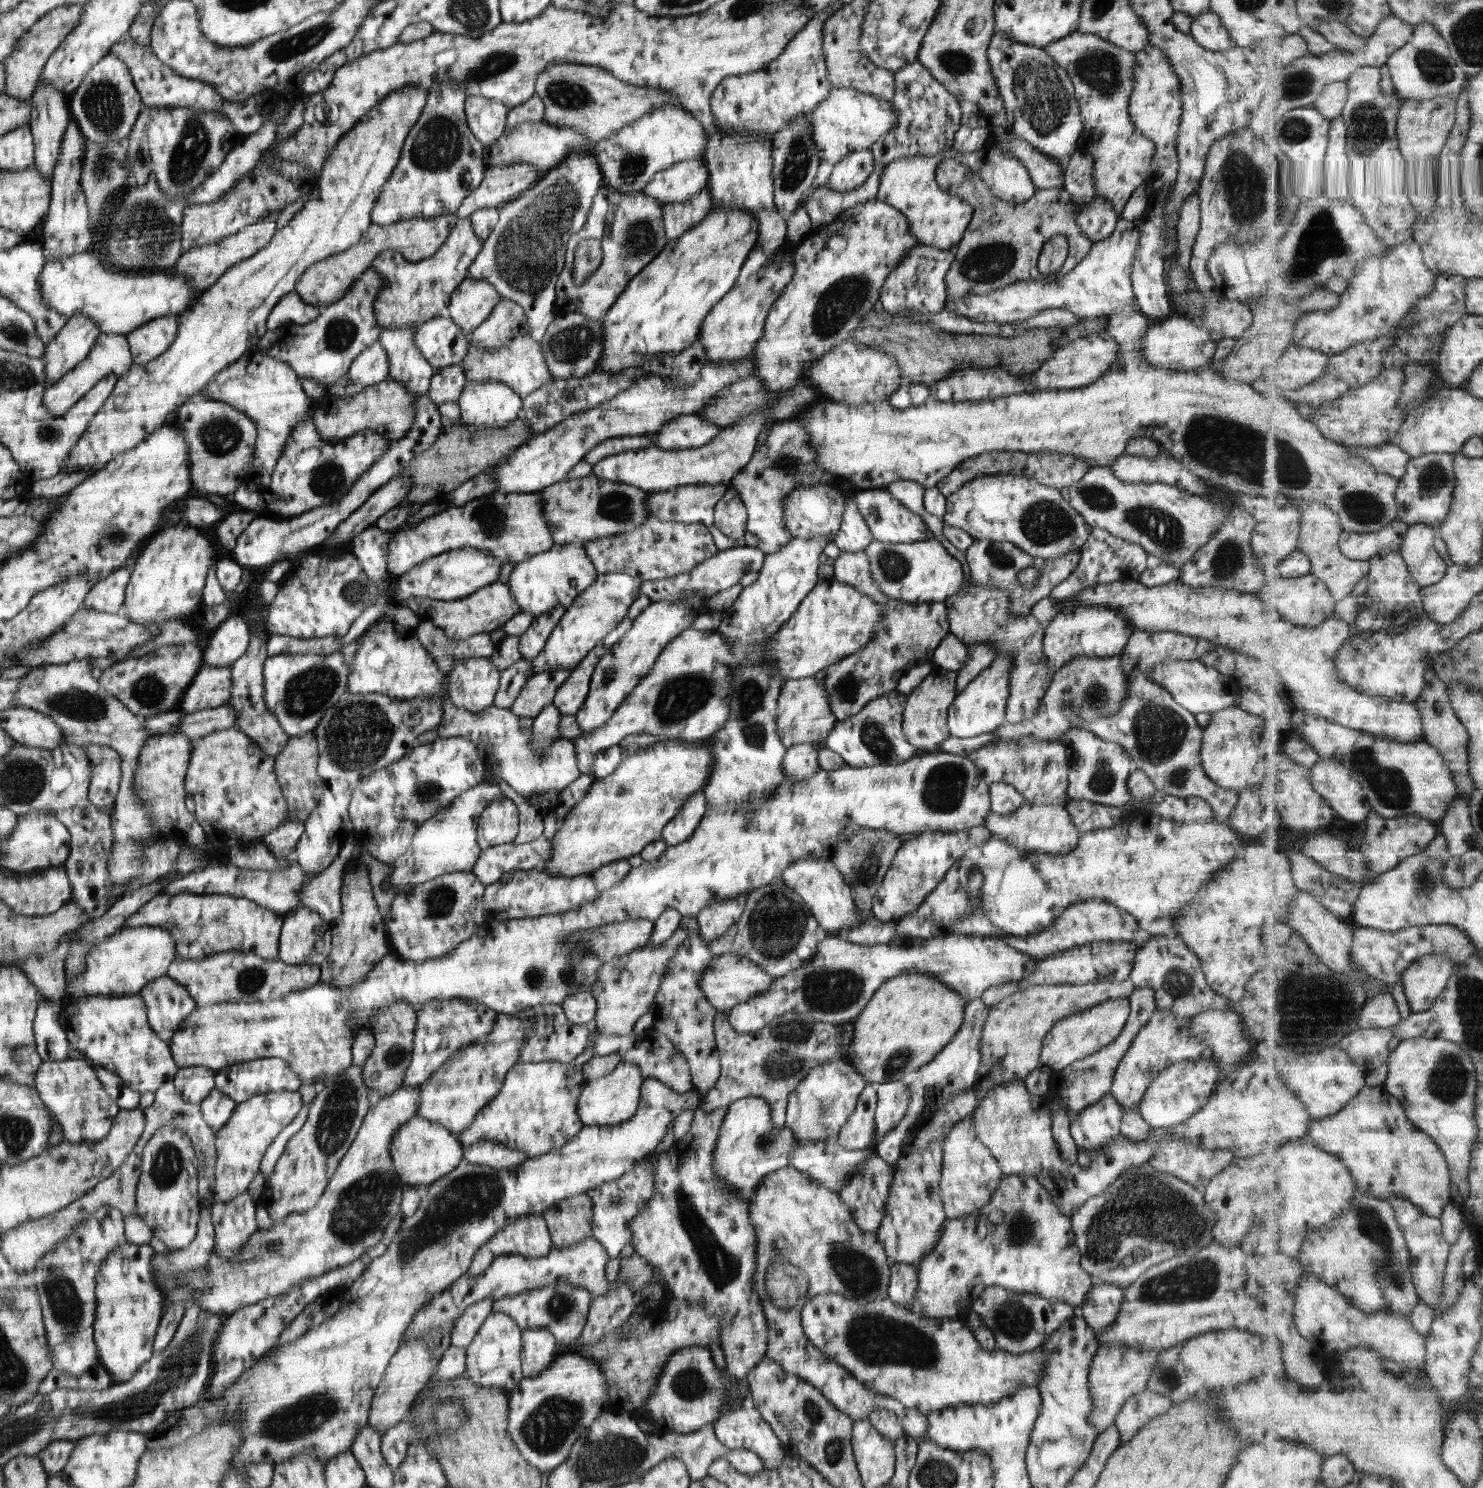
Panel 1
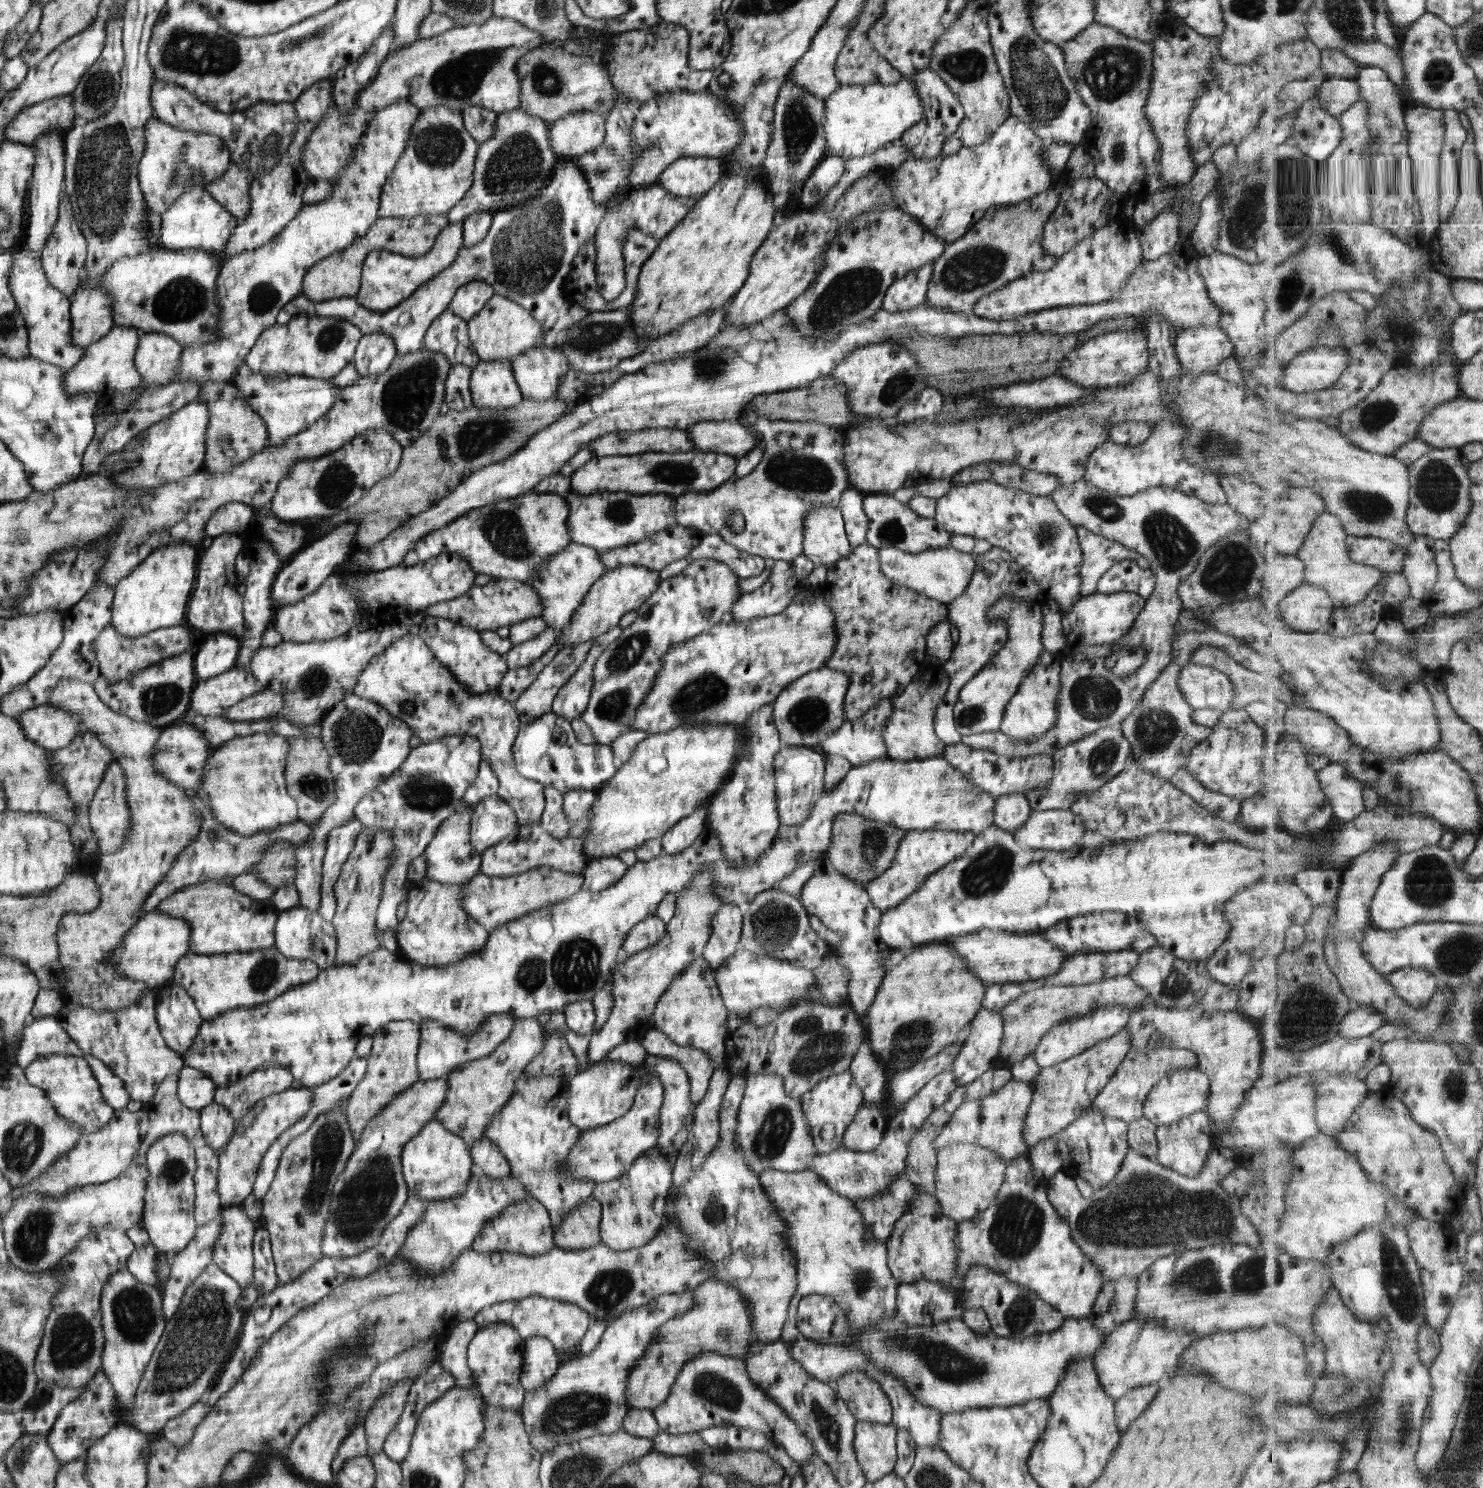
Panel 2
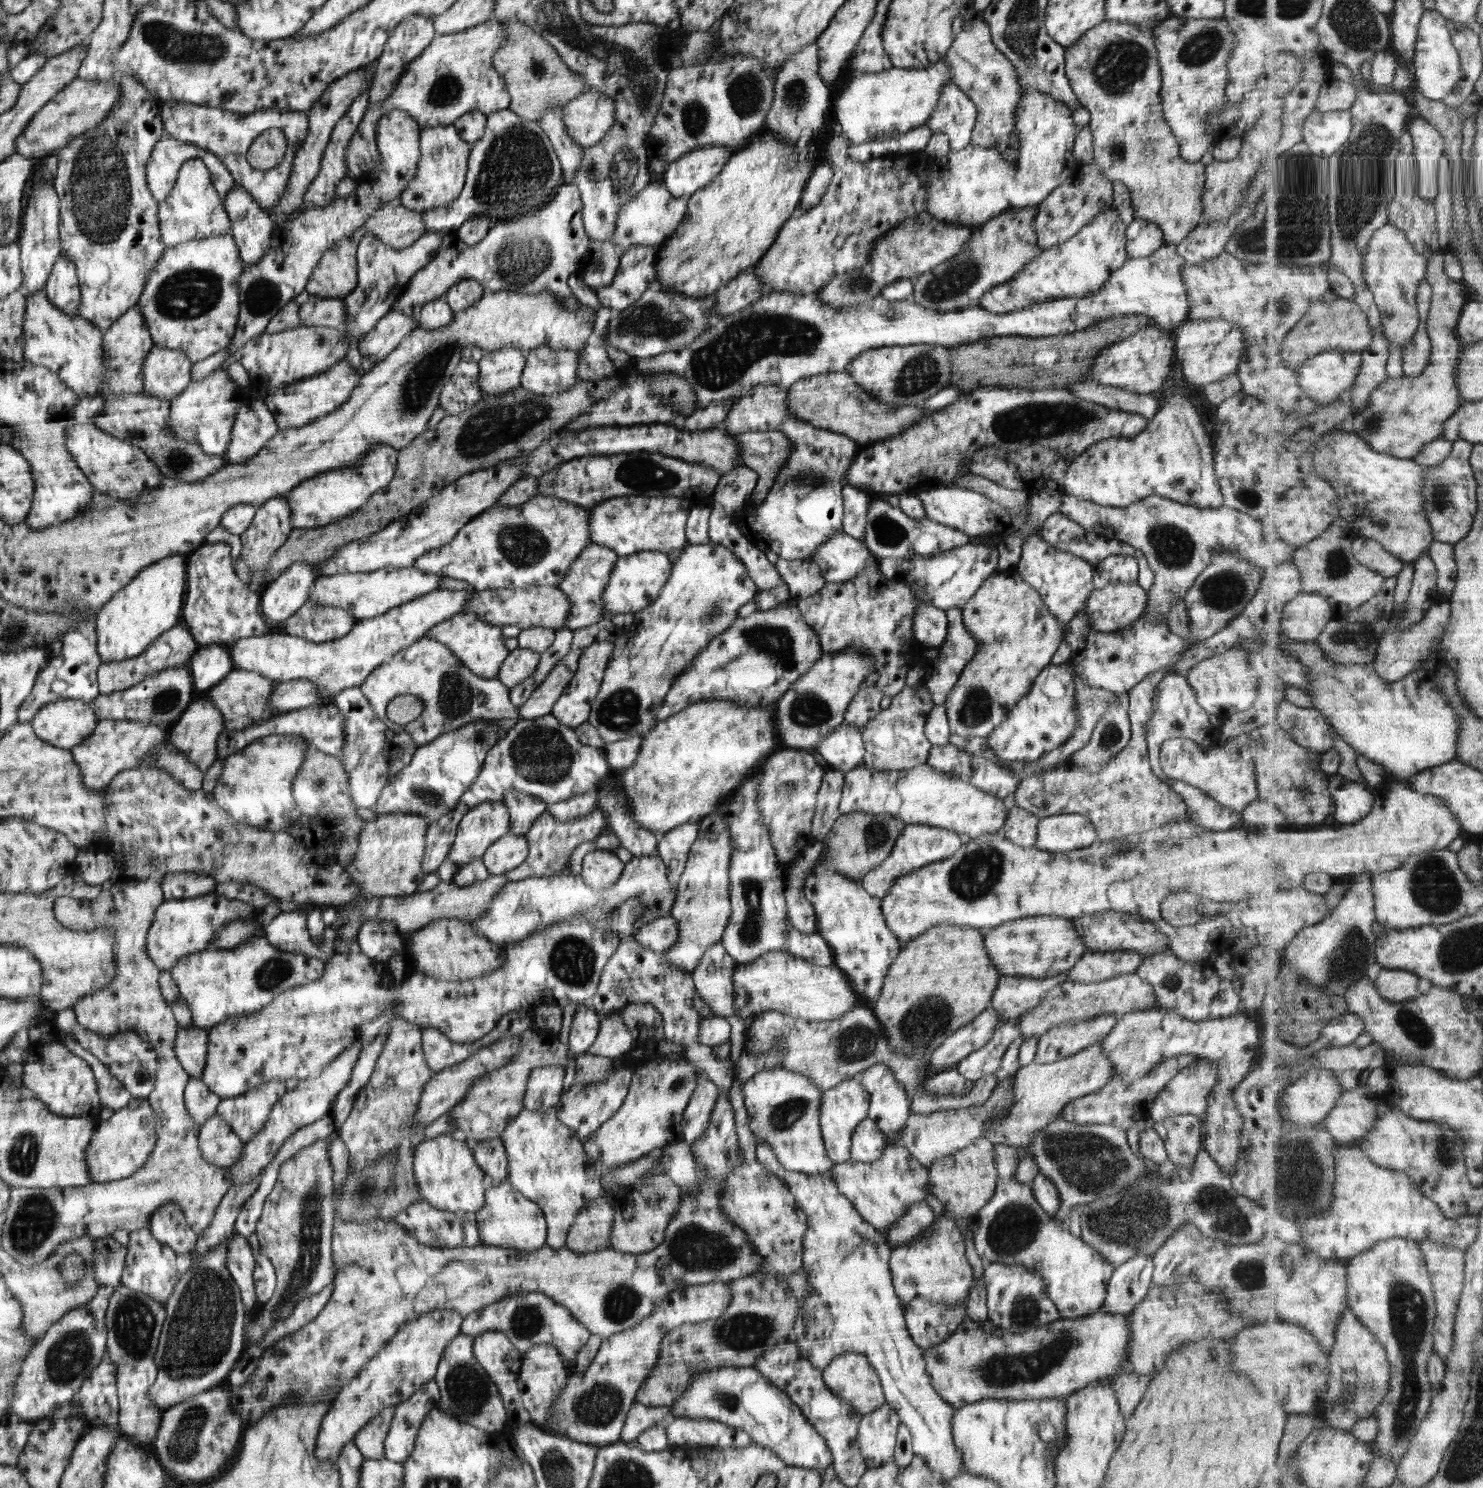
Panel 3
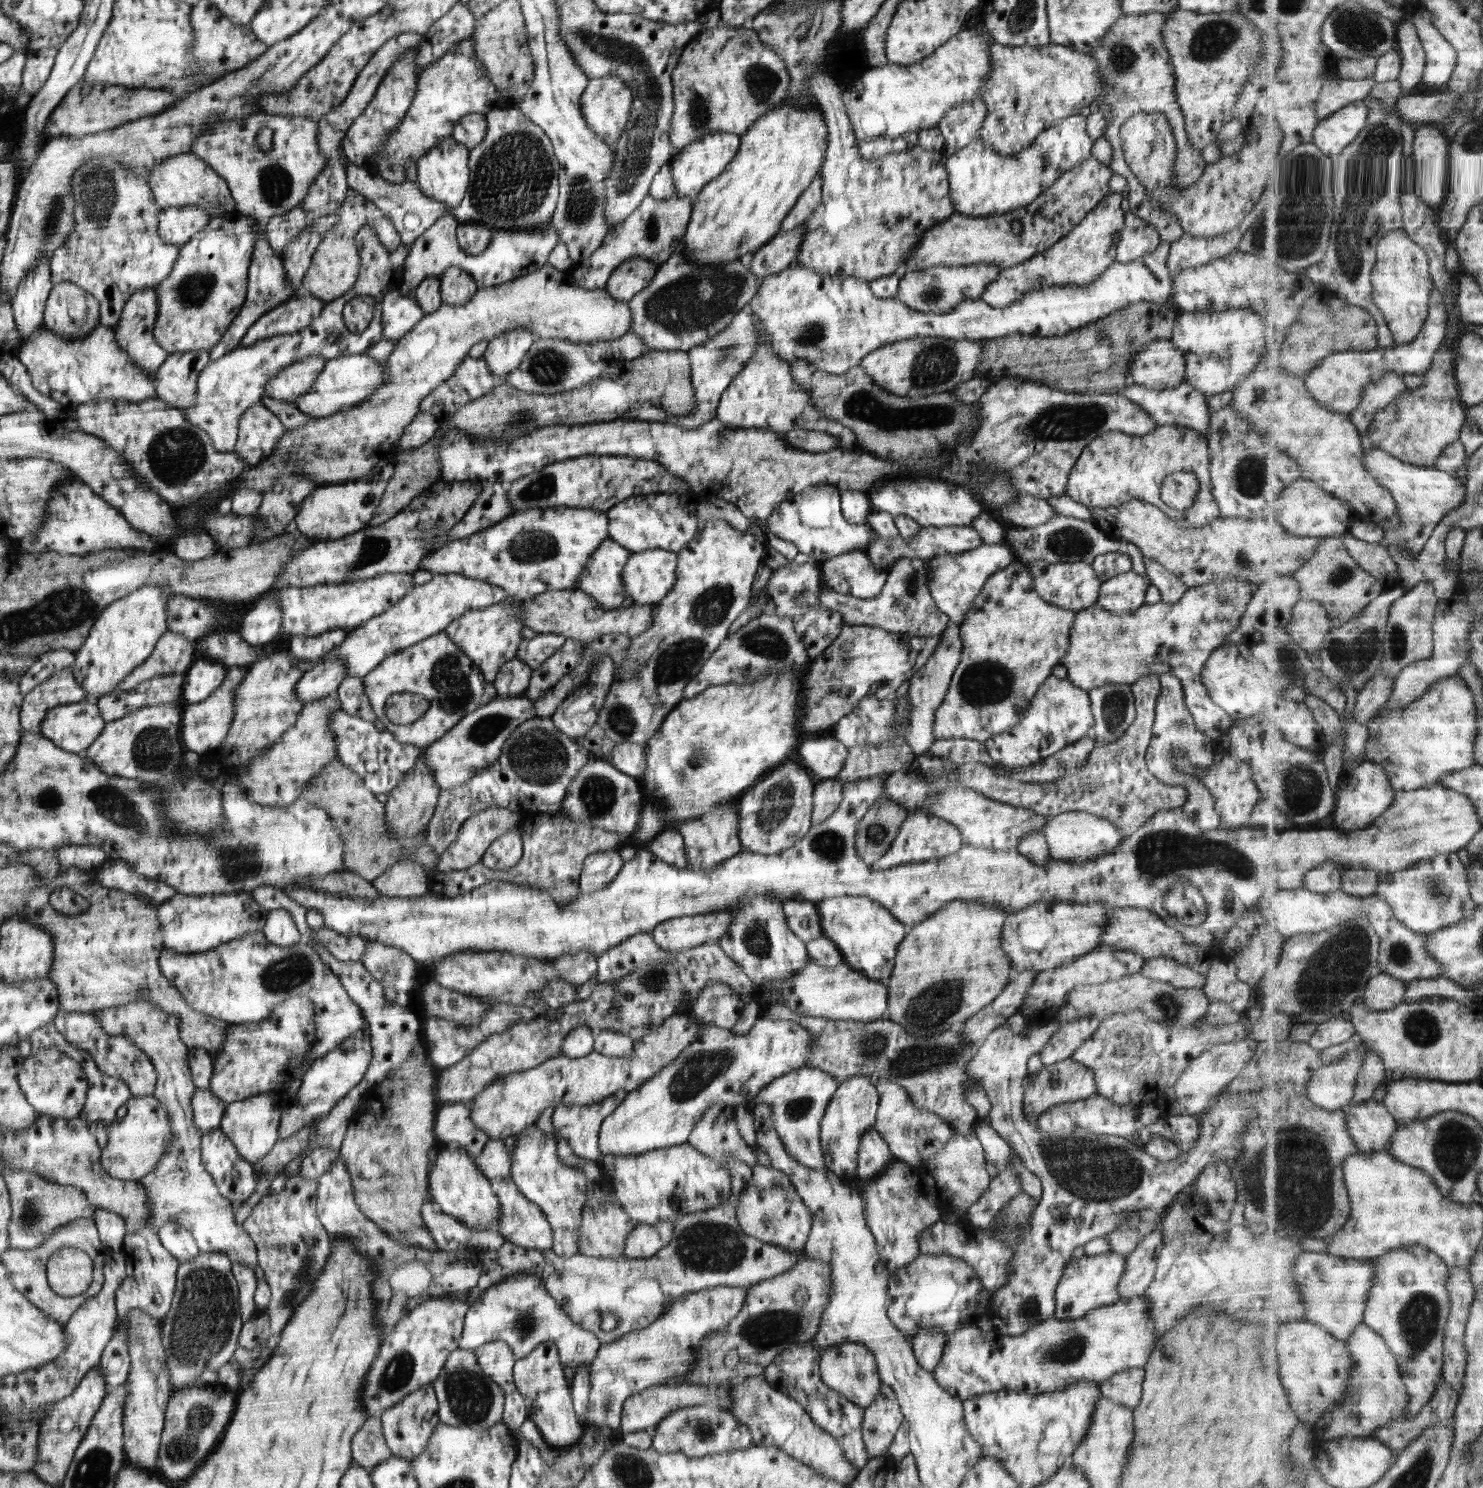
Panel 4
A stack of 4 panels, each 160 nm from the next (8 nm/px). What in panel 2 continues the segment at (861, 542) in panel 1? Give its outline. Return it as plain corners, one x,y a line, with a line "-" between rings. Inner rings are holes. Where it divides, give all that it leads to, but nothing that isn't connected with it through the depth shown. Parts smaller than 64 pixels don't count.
849,487
841,493
838,501
844,533
851,548
855,548
865,540
868,520
862,509
864,494
864,492

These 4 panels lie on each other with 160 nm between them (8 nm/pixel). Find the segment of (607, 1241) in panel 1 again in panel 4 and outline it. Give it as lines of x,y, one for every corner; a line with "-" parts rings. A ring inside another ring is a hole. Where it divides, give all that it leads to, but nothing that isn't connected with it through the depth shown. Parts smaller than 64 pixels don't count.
661,1221
657,1225
635,1223
623,1244
623,1255
633,1259
654,1256
669,1243
673,1225
671,1221

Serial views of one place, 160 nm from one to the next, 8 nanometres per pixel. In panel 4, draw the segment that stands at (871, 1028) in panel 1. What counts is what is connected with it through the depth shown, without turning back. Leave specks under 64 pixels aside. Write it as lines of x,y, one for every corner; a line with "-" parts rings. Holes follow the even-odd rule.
954,900
946,902
929,917
907,929
898,944
886,985
885,1018
896,1022
906,1033
931,1040
946,1030
960,1026
989,1004
1003,990
1013,973
1008,956
1000,947
1000,930
1006,915
1003,909
989,903

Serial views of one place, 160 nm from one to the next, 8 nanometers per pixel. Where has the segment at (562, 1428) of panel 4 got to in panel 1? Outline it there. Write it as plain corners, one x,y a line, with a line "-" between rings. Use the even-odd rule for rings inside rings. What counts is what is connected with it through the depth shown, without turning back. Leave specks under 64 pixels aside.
544,1328
525,1329
520,1332
520,1363
523,1377
545,1370
558,1355
553,1335

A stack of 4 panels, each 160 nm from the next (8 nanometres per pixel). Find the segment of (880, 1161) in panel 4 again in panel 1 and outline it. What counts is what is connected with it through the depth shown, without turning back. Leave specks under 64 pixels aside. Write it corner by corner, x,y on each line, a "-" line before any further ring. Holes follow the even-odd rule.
867,1083
859,1093
853,1112
839,1129
837,1142
847,1150
863,1150
871,1146
875,1109
876,1087
875,1084

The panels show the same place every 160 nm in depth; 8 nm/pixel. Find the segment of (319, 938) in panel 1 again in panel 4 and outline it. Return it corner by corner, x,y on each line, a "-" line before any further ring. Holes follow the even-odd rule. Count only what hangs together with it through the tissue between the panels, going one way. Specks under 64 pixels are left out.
282,908
268,911
261,931
275,946
288,947
302,941
294,917

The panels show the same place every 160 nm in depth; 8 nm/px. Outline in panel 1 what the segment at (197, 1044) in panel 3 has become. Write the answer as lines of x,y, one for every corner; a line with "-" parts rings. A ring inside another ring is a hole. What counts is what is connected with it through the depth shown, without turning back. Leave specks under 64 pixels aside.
166,974
147,984
139,996
146,1003
150,1029
167,1044
174,1030
197,1006
186,988

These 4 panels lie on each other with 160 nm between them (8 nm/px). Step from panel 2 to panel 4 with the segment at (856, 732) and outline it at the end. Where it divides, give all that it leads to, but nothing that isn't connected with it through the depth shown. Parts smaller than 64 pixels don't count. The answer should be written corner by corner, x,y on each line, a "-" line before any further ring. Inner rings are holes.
829,733
800,743
796,748
796,758
807,773
820,781
837,775
848,752
848,748

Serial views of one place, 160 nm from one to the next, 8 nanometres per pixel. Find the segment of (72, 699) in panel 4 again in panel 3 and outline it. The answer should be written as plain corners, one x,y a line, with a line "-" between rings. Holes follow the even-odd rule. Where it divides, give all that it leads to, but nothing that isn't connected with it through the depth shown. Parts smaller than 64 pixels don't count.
92,611
88,618
78,622
74,628
63,635
60,655
51,656
47,661
46,667
34,680
29,696
19,708
17,715
19,723
29,723
39,707
47,704
61,701
61,699
81,700
88,704
99,694
96,670
101,662
95,652
94,616
95,611

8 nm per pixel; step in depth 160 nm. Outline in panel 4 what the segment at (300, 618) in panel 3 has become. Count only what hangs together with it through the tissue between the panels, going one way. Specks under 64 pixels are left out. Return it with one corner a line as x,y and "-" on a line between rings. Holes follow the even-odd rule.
330,630
329,632
319,634
319,636
291,636
289,641
289,651
296,658
305,658
306,662
316,664
333,649
337,648
346,638
346,631

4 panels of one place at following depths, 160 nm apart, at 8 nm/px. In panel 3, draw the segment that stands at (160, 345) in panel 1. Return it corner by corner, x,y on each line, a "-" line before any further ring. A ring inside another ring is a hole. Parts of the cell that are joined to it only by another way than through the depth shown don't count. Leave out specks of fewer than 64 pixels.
153,344
142,365
142,392
171,402
190,384
192,367
182,350

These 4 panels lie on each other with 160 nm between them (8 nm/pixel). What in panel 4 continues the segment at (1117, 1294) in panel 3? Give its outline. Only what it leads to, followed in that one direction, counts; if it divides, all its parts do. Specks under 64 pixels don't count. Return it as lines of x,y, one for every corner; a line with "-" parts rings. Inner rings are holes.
1151,1232
1124,1257
1124,1269
1118,1282
1118,1300
1144,1294
1153,1278
1156,1259
1162,1246
1161,1234

